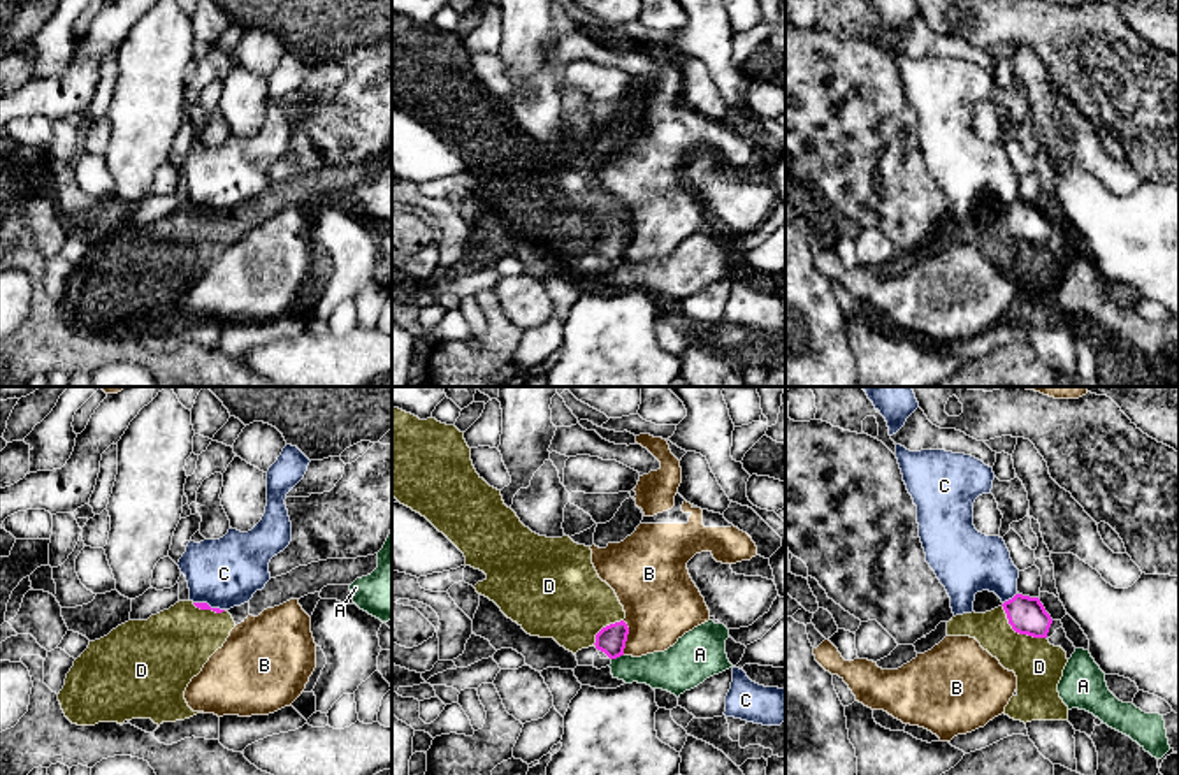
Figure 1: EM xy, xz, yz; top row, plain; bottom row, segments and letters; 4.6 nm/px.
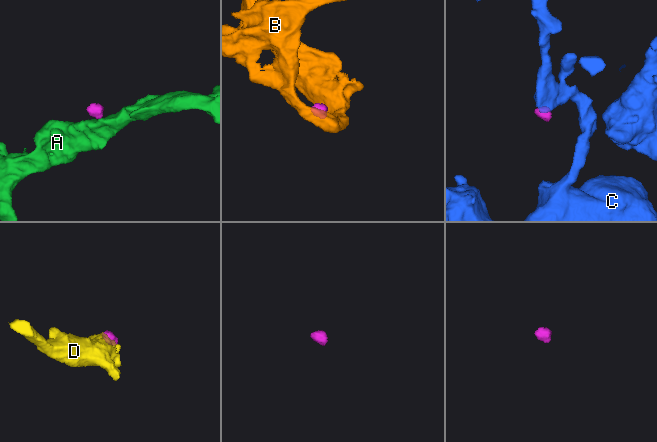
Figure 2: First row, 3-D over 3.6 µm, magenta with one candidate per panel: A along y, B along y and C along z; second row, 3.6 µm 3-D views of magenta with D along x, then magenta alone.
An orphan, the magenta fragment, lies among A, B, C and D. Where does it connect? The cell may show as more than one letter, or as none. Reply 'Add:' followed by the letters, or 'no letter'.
Add: D

